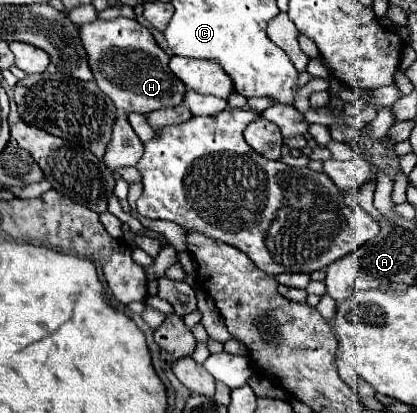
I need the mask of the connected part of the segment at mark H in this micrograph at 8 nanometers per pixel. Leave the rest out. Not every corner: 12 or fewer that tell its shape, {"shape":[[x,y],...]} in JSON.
{"shape":[[135,19],[79,25],[97,87],[125,113],[181,105],[169,55]]}

